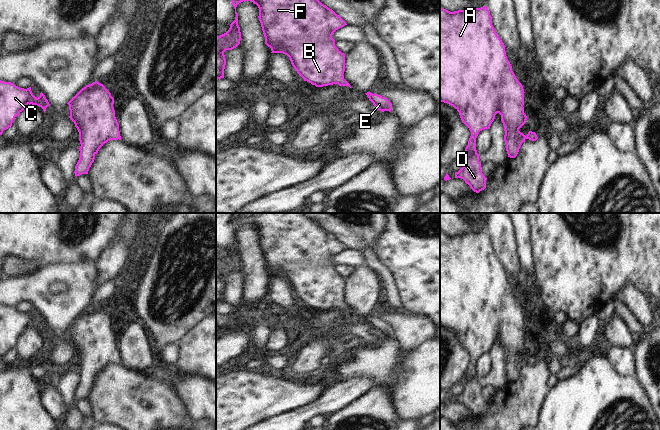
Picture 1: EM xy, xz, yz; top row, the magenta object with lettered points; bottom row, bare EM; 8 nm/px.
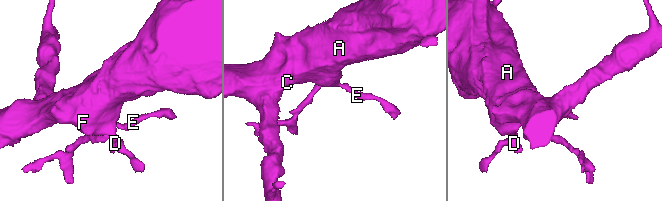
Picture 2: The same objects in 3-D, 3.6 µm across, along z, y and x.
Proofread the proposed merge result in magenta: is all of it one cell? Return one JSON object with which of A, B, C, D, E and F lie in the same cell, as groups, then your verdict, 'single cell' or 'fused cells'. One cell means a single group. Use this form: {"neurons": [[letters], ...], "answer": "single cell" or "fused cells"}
{"neurons": [["A", "B", "C", "D", "E", "F"]], "answer": "single cell"}

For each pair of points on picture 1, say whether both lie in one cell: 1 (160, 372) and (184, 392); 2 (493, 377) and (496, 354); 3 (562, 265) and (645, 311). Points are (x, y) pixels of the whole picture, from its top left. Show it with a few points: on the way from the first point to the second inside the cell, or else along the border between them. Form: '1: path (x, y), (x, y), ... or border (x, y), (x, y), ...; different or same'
1: path (167, 374), (180, 385); same
2: path (496, 371), (496, 360); same
3: border (639, 291), (626, 283), (611, 299); different

